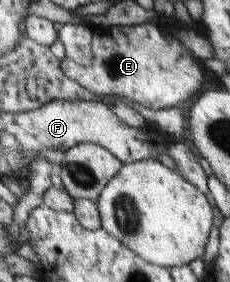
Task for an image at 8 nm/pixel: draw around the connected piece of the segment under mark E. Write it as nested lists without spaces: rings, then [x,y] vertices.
[[[159,19],[159,22],[137,26],[94,27],[93,62],[88,65],[76,63],[70,58],[62,60],[64,74],[78,84],[92,90],[104,99],[117,96],[137,105],[140,109],[160,110],[180,107],[194,102],[202,93],[206,74],[204,66],[192,55],[190,48],[178,40],[174,32],[183,29],[179,23]]]

